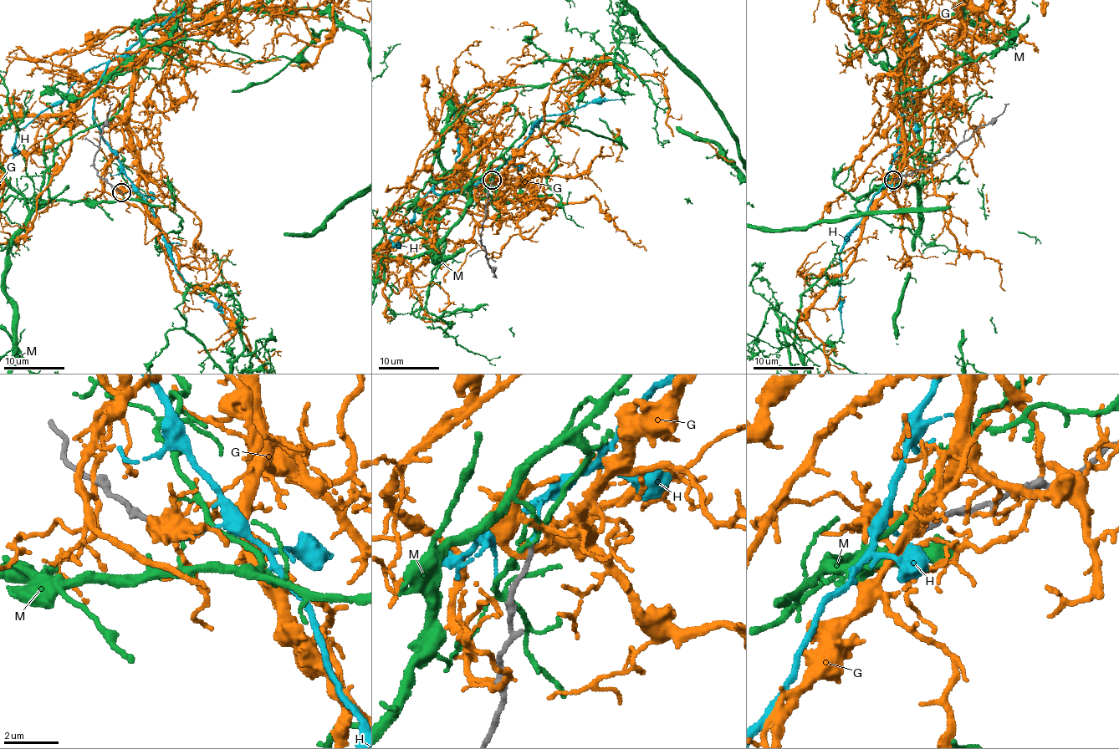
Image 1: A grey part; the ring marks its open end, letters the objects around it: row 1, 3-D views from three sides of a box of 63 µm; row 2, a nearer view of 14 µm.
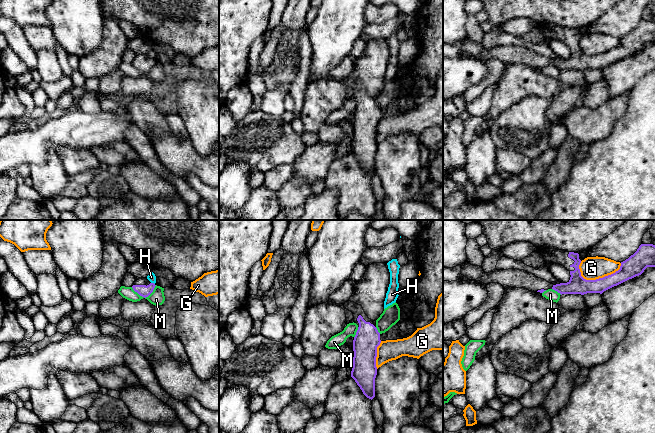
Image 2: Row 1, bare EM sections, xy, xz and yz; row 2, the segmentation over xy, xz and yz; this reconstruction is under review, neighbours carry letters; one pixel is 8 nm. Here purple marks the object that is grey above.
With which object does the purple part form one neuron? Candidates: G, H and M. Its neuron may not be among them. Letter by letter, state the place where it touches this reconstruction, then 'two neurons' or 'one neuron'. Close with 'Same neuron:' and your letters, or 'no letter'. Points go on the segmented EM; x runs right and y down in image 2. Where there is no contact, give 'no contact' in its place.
G: yz (599, 278) | two neurons
H: xy (153, 283) | two neurons
M: xy (144, 297) | two neurons
Same neuron: no letter

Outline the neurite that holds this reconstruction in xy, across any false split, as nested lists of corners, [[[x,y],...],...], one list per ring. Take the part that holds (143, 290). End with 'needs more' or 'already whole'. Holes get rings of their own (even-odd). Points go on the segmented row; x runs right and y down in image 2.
[[[138,278],[135,280],[132,288],[140,296],[146,298],[153,292],[155,286],[156,285],[151,283],[147,278]]] | needs more

